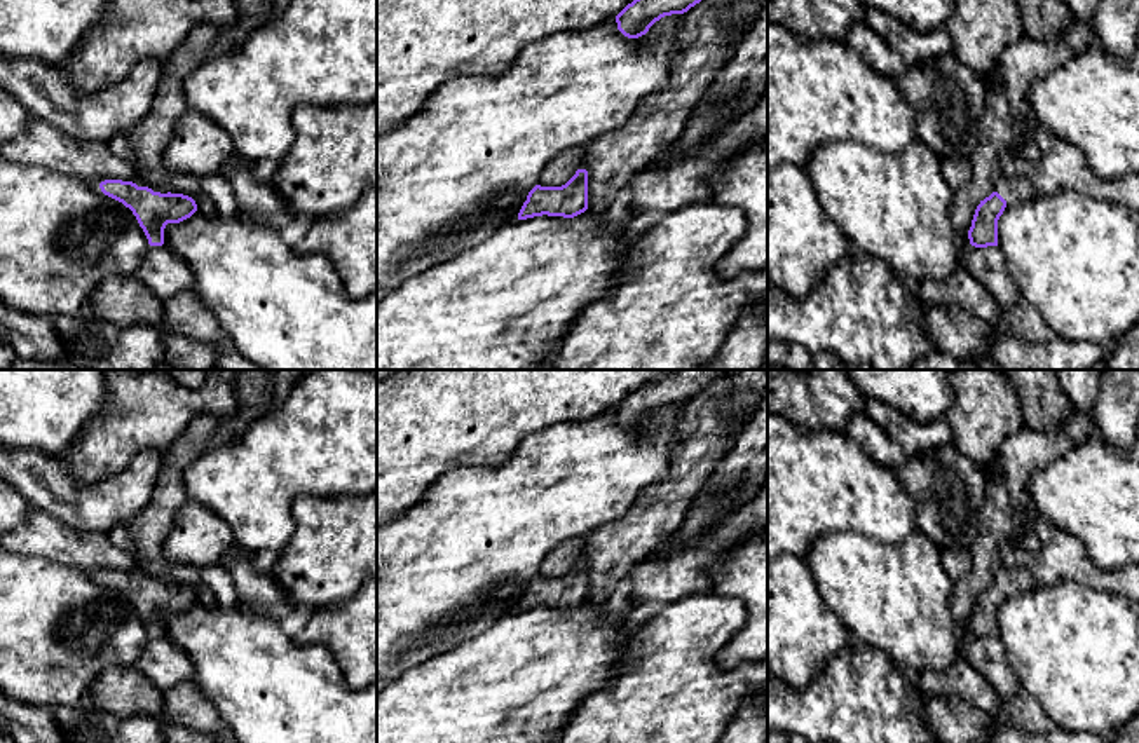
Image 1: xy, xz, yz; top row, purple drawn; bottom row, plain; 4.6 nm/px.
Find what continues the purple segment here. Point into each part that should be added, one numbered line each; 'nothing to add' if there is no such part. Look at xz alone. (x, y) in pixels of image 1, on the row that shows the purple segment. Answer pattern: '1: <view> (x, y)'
nothing to add

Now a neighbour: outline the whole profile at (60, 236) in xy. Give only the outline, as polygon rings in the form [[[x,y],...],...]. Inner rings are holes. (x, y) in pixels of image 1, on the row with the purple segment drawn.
[[[0,157],[0,302],[37,316],[92,314],[91,293],[101,279],[131,276],[148,253],[148,239],[136,216],[122,202],[105,195],[99,185]]]

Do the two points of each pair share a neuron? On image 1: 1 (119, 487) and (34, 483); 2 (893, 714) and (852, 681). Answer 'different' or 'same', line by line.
1: same
2: same

